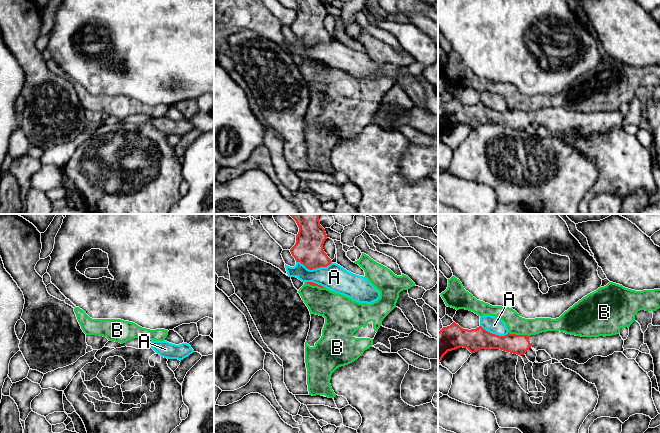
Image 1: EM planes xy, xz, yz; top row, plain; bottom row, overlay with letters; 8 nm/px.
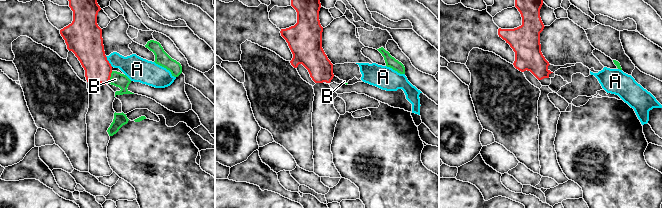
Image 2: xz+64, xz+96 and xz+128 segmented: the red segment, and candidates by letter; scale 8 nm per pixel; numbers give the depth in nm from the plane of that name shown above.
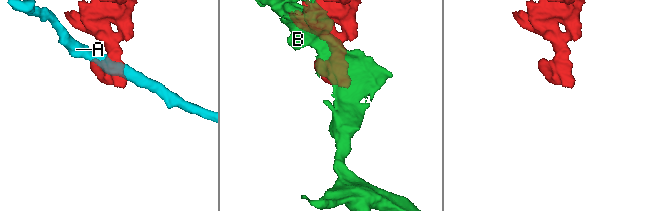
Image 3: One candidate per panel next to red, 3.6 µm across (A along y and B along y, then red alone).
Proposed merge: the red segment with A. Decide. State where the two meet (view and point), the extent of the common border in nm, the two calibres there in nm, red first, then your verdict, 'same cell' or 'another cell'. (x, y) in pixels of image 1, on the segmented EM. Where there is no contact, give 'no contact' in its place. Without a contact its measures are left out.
meets red in xz at (314, 268); contact 280 nm long; 240 nm thick on the red side, 200 nm on the other; another cell

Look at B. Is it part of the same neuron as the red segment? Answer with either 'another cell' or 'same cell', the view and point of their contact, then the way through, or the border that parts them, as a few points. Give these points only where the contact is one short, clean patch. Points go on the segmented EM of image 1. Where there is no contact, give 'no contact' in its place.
another cell; contact yz (518, 335); border yz (508, 332), (528, 336)

